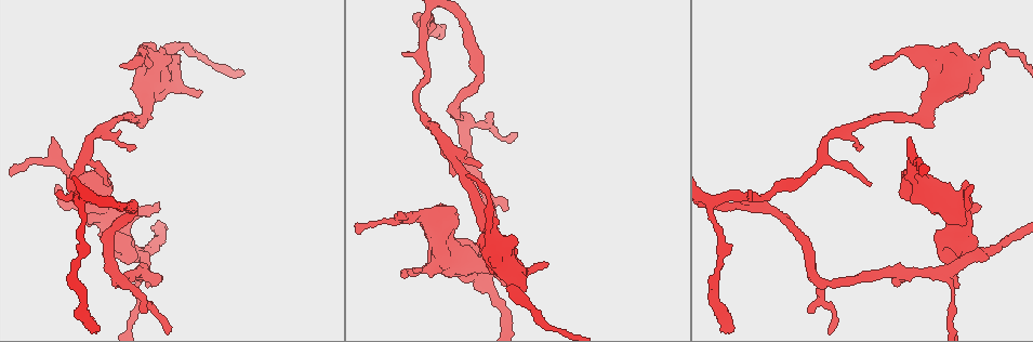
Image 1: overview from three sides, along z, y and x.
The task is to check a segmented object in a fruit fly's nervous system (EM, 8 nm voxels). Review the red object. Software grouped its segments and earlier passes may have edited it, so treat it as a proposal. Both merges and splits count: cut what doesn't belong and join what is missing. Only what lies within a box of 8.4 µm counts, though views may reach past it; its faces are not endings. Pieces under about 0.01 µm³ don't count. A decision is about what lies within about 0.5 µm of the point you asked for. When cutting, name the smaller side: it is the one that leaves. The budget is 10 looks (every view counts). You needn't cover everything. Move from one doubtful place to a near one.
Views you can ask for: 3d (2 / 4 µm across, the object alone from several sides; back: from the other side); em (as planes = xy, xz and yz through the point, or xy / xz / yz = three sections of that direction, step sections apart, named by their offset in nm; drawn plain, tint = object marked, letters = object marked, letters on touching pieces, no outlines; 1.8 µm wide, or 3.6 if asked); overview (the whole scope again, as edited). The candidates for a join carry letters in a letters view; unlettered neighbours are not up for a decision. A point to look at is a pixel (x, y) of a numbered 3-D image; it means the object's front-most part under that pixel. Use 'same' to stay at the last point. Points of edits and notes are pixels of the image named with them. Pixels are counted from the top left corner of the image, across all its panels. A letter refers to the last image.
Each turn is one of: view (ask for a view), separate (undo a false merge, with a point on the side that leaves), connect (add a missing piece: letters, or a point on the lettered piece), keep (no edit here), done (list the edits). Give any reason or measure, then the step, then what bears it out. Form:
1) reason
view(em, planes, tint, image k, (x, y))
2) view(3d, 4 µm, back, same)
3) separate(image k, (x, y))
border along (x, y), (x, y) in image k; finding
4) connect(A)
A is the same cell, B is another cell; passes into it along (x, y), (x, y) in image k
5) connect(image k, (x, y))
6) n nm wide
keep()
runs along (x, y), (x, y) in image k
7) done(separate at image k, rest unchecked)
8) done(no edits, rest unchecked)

thin end
view(3d, 2 µm, back, image 1, (57, 195))

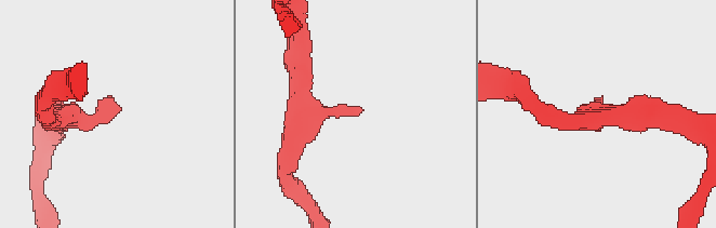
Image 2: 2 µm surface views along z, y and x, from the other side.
need the tissue
view(em, planes, letters, image 2, (119, 109))

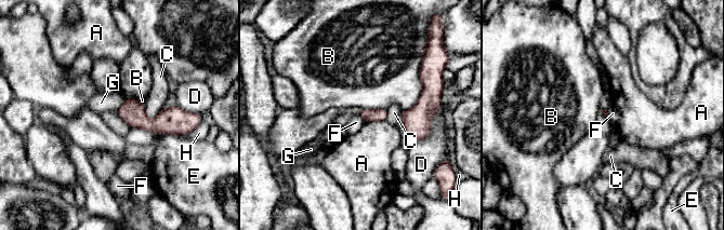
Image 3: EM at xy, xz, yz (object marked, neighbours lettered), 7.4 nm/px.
keep()
A, B, C, D, E, F, G and H are other cells; border along (358, 114), (365, 122) in image 3; none of them fits

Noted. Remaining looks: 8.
small branch off a trunk
view(3d, 4 µm, back, image 1, (938, 272))

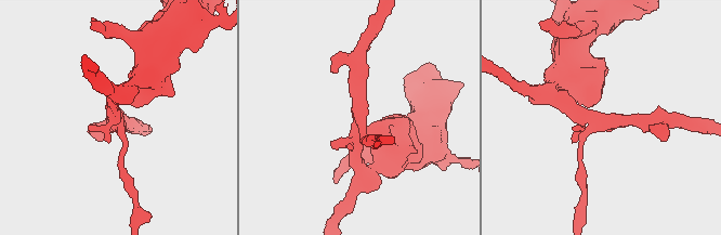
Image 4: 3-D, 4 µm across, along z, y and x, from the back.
view(em, planes, letters, image 4, (357, 123))

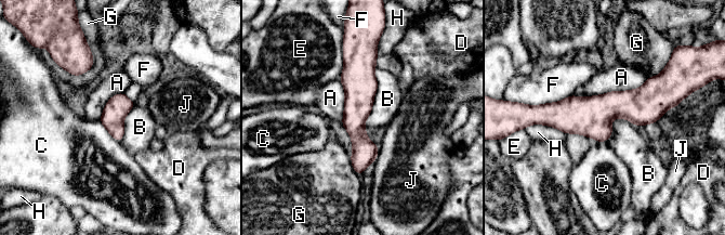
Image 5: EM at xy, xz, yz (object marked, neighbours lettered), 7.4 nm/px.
A touches over 550 nm
keep()
A, B, C, D, E, F, G, H and J are other cells; border along (376, 67), (367, 135) in image 5; continuous, no second neuron

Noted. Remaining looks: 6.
branch stops here
view(em, xy, step 16, letters, image 1, (809, 312))

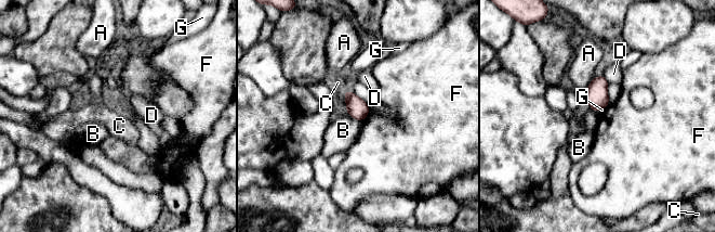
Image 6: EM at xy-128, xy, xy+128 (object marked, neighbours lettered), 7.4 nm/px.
keep()
A, B, C, D, F and G are other cells; none of them fits

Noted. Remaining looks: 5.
branch stops here
view(3d, 4 µm, image 1, (505, 284))

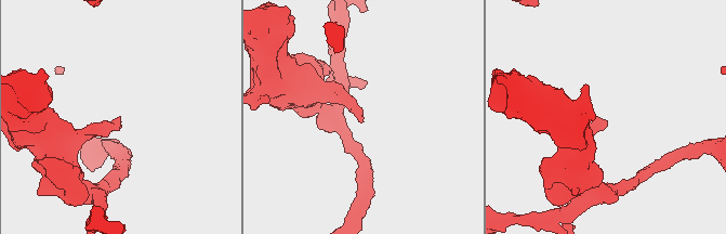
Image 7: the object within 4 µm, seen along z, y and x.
shape alone is not enough
view(em, 3.6 µm, planes, letters, image 7, (118, 120))

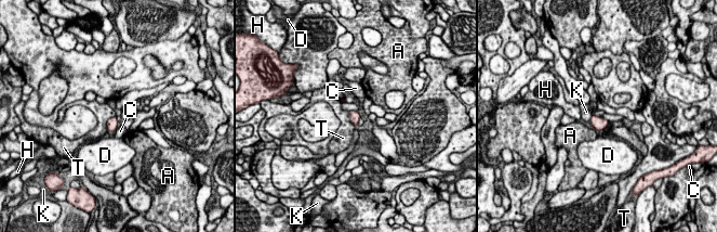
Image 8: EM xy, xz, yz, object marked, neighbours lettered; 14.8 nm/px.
140 nm wide
keep()
A, C, D, H, K and T are other cells; border along (115, 115), (107, 120), (106, 131) in image 8; none of them fits

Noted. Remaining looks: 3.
done(no edits, rest unchecked)

